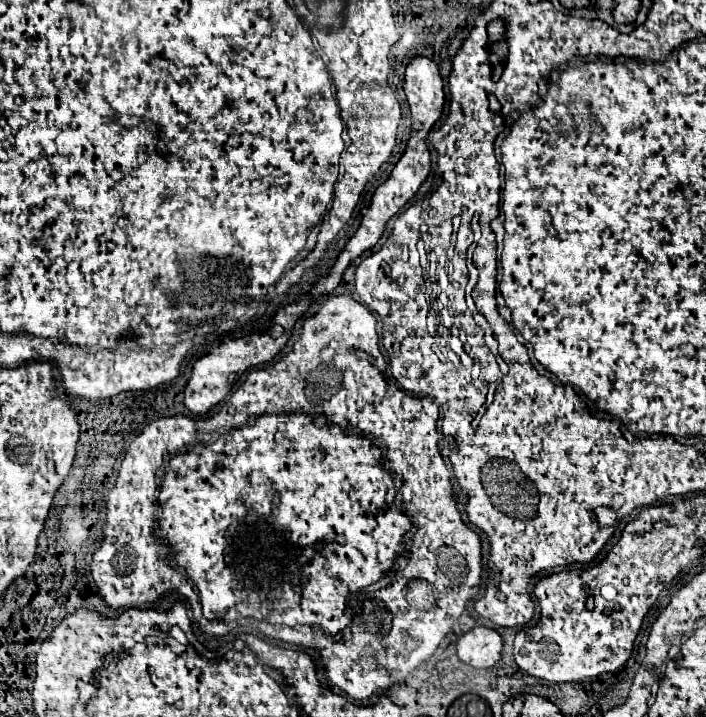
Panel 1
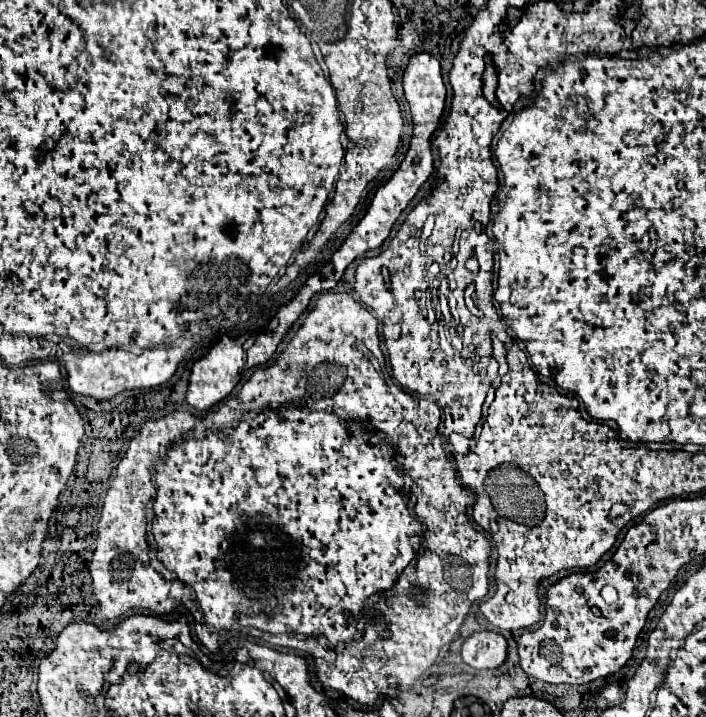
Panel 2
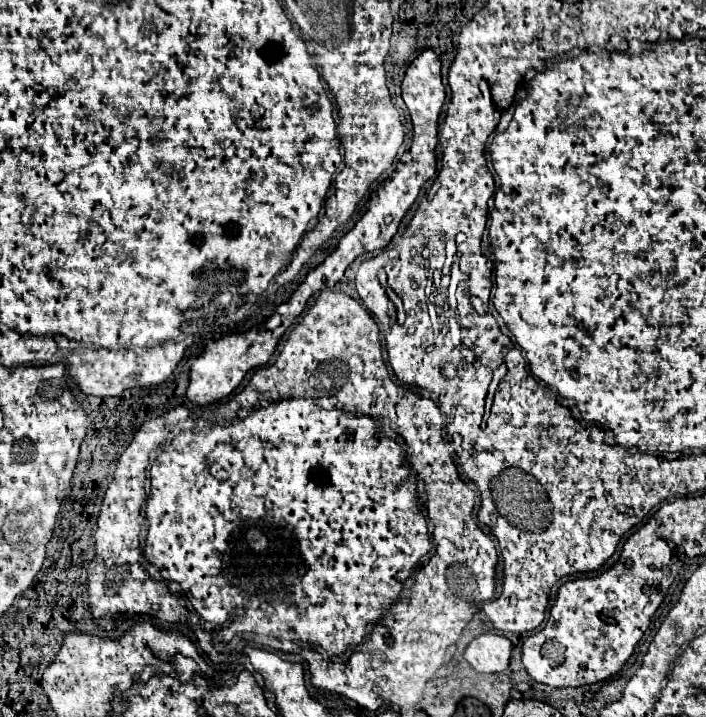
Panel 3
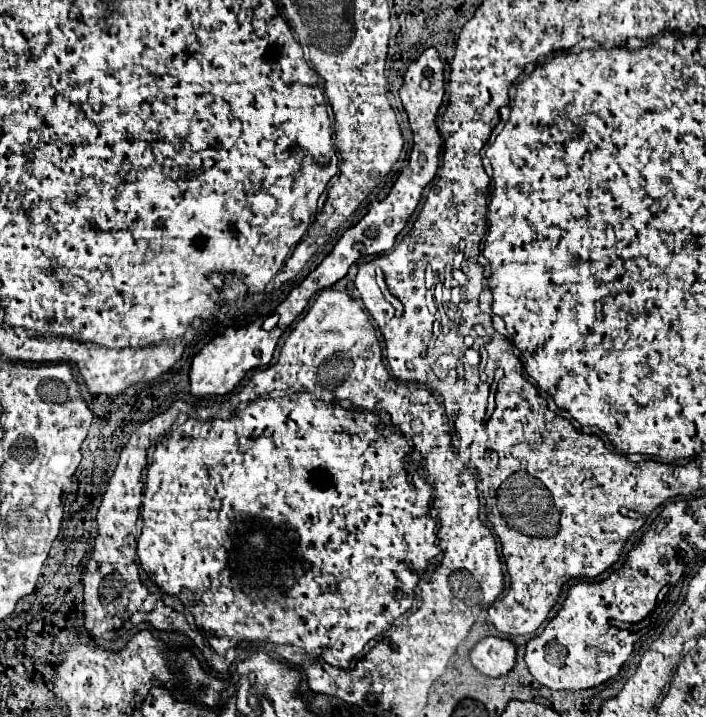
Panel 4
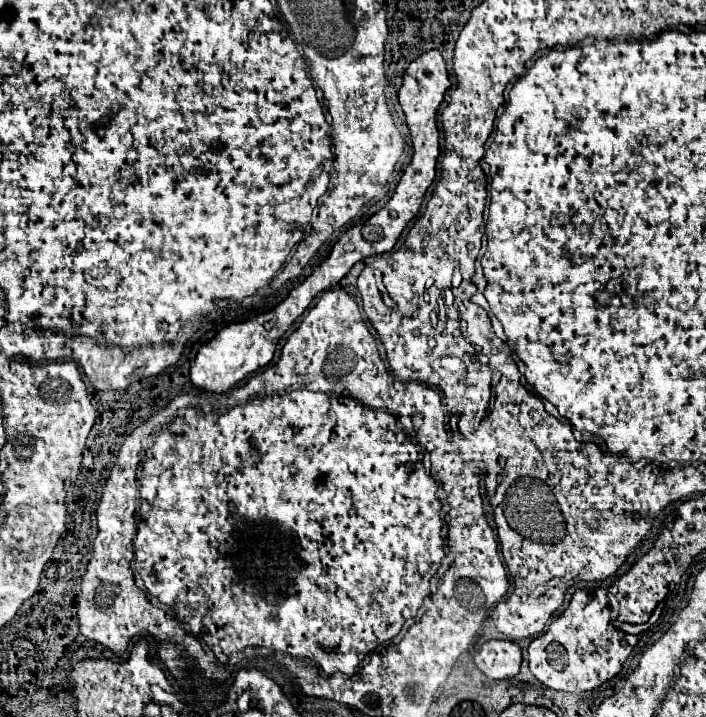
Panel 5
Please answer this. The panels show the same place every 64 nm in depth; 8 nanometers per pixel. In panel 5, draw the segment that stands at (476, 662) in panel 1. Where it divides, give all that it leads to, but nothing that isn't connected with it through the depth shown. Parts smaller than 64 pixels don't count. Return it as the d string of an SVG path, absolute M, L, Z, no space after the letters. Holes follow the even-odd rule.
M488 640L474 654L474 664L494 680L516 676L520 670L520 662L520 646L512 640Z

